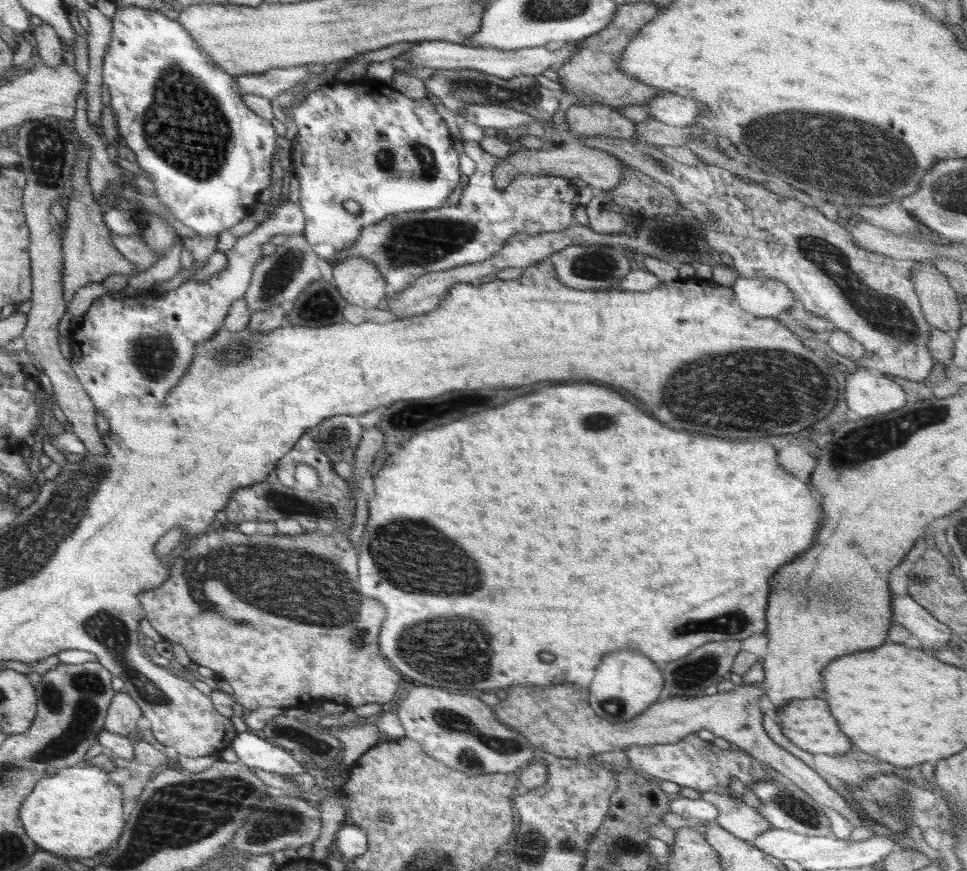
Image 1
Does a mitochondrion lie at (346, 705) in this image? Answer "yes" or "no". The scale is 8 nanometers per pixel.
no

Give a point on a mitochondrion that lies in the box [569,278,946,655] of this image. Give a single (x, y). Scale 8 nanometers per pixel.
(725, 387)

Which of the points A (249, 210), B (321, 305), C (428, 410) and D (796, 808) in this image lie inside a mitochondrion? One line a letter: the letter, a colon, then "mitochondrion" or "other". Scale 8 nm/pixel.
A: other
B: mitochondrion
C: other
D: mitochondrion

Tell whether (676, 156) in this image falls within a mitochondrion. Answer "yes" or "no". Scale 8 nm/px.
no

